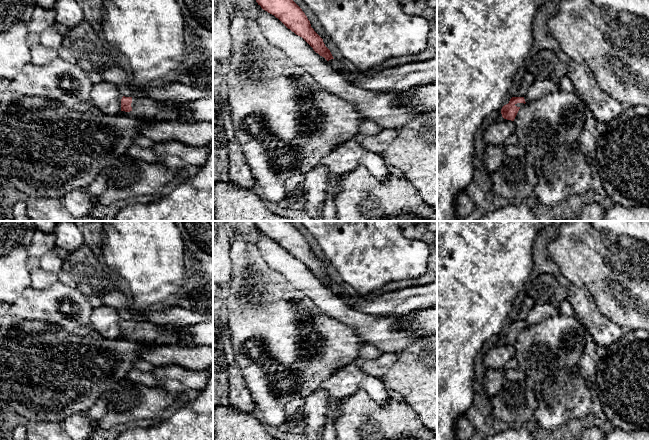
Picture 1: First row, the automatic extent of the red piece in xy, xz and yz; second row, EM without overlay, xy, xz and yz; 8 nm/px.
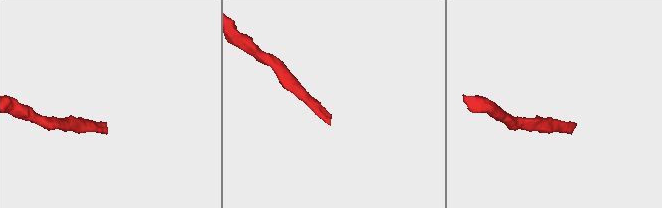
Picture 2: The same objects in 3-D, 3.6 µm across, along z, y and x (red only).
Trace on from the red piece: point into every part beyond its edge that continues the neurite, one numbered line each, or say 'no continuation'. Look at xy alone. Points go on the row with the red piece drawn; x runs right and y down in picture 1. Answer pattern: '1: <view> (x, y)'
1: xy (145, 107)

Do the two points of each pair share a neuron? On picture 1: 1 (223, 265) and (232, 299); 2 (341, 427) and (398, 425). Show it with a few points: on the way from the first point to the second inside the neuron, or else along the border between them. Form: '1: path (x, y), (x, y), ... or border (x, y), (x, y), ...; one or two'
1: border (230, 261), (232, 275); two
2: path (355, 421), (363, 413), (371, 413), (384, 425); one

